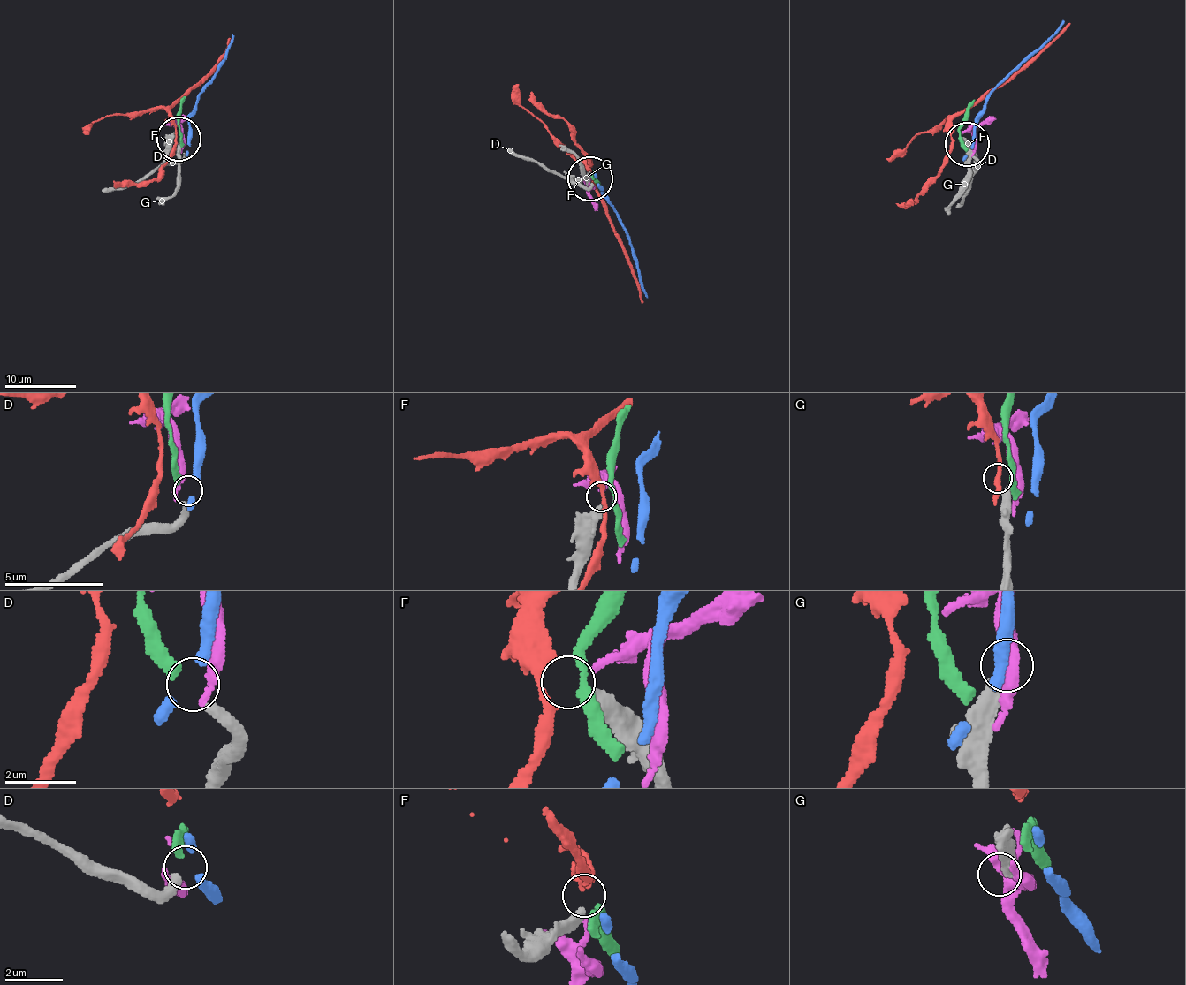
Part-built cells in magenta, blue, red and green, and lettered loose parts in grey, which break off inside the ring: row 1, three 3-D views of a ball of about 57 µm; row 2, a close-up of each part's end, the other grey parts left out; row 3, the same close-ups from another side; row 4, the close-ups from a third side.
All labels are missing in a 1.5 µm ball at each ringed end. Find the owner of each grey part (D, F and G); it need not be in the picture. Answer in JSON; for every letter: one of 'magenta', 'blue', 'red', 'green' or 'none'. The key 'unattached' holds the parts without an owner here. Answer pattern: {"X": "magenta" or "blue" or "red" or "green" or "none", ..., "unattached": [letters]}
{"D": "green", "F": "red", "G": "none", "unattached": ["G"]}

